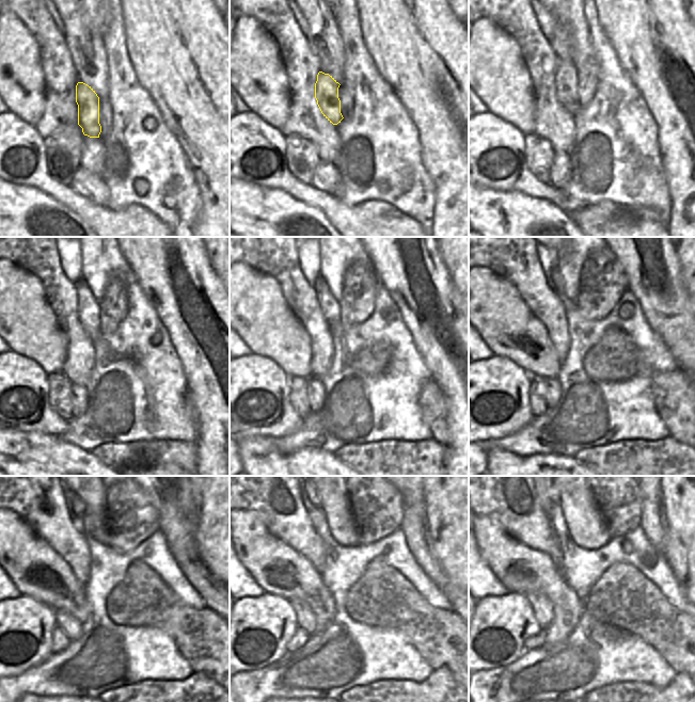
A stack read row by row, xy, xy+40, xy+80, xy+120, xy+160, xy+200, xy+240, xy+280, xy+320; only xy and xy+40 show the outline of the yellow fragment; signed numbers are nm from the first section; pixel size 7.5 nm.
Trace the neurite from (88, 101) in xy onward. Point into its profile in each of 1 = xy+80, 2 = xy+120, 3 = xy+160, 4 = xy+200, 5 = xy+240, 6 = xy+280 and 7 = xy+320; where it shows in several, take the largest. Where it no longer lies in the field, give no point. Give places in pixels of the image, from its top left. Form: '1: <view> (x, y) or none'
1: xy+80 (566, 79)
2: xy+120 (88, 307)
3: xy+160 (329, 306)
4: xy+200 (558, 283)
5: xy+240 (77, 505)
6: xy+280 (314, 497)
7: xy+320 (554, 497)

